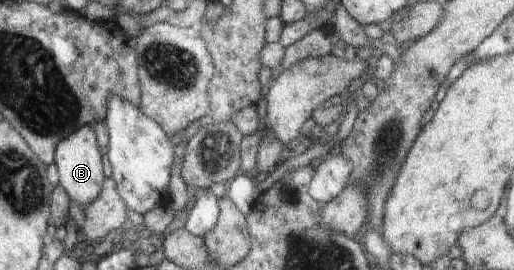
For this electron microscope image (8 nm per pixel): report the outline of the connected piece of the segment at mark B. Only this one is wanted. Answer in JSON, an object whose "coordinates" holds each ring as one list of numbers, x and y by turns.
{"coordinates":[[81,126,75,132,66,134,66,137,55,148,53,161,57,165,59,182,70,200,81,204,83,207,91,204,99,196,106,178,103,175,101,156,95,131,91,126]]}

